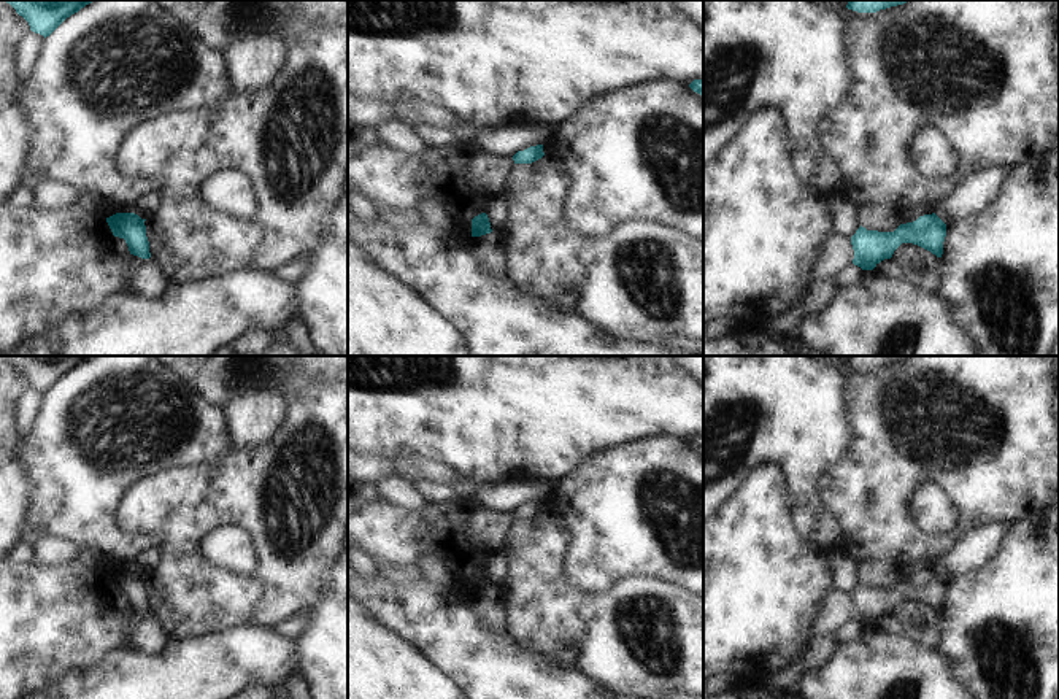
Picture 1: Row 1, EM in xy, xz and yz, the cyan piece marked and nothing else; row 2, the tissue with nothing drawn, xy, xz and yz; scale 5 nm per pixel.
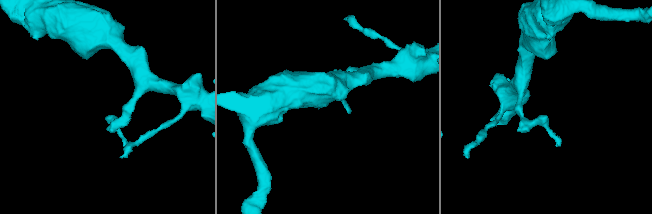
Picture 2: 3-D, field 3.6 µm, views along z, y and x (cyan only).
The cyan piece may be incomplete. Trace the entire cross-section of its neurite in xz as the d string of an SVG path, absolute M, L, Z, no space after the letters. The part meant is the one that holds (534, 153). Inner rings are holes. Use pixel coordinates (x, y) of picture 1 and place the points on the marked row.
M543 145L530 146L513 156L514 164L532 164L545 156Z

